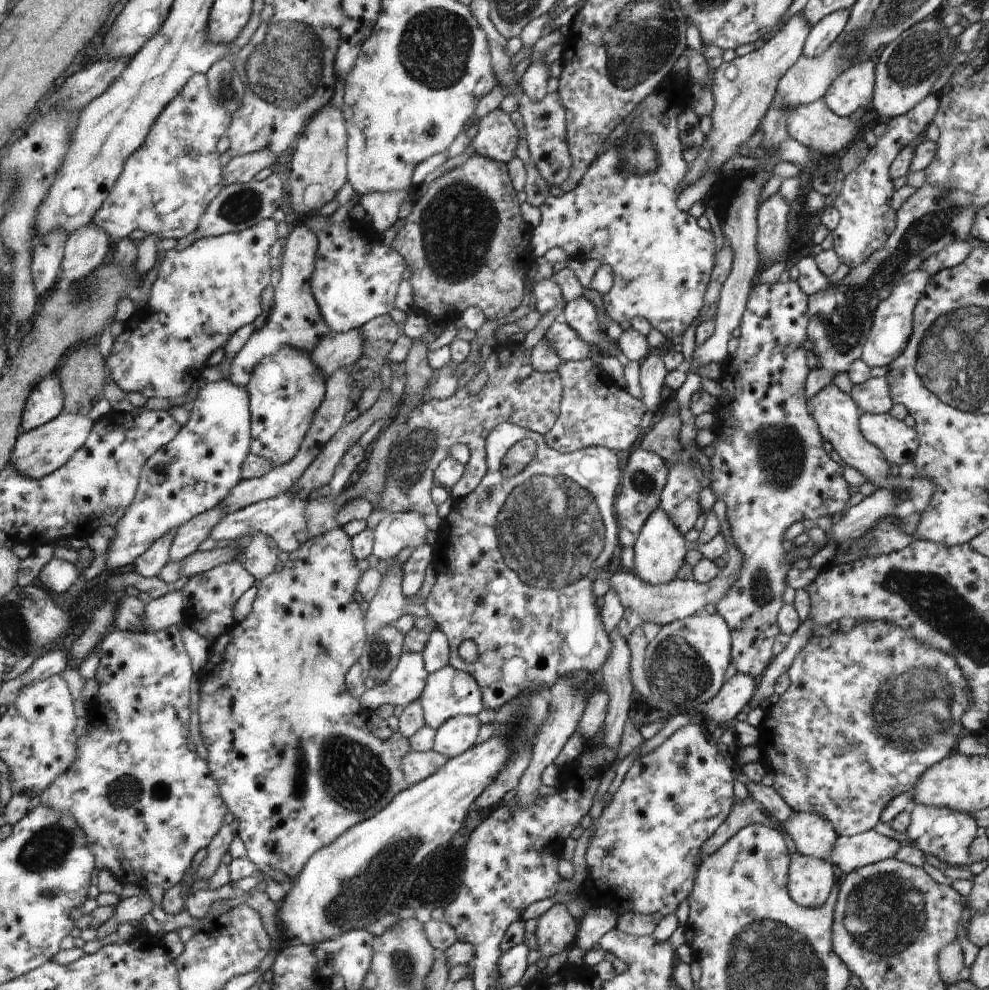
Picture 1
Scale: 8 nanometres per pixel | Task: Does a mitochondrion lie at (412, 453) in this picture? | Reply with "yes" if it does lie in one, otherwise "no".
yes

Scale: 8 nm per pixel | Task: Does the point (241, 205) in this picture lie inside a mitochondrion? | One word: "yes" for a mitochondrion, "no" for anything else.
yes

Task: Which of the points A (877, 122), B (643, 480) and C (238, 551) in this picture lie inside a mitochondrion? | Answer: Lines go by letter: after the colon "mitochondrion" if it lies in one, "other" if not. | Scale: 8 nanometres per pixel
A: other
B: mitochondrion
C: other

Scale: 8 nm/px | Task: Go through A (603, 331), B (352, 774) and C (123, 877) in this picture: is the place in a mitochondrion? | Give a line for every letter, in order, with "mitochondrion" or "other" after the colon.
A: other
B: mitochondrion
C: other

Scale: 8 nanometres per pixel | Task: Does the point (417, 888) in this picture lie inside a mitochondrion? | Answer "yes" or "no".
yes

